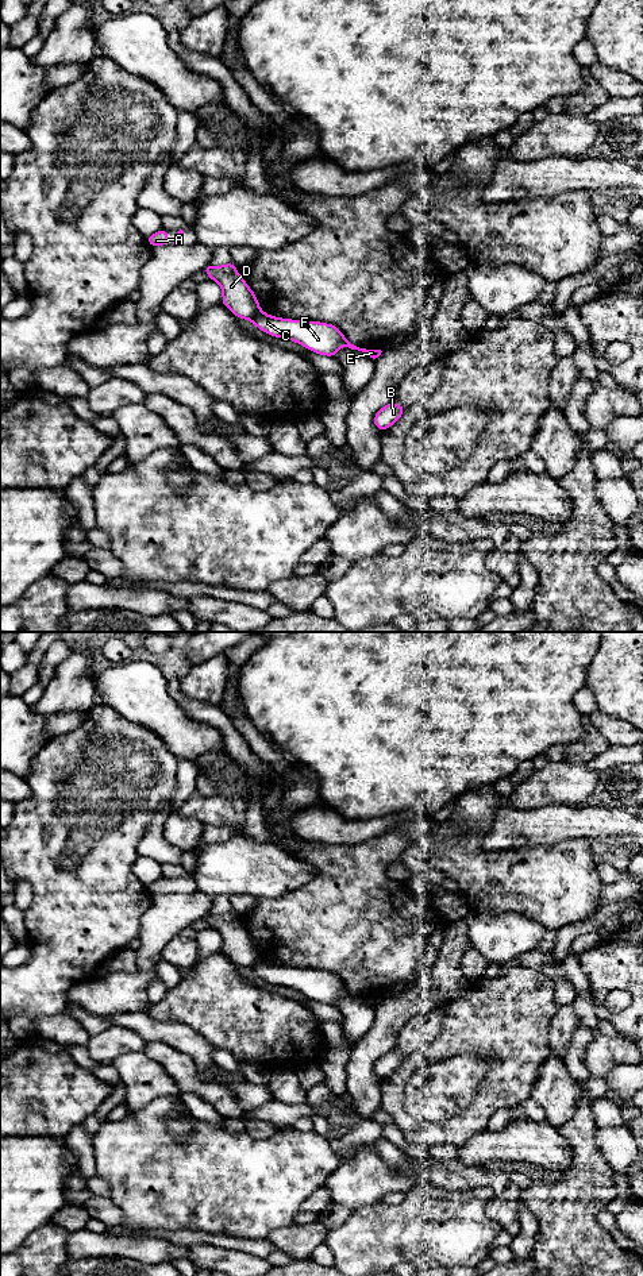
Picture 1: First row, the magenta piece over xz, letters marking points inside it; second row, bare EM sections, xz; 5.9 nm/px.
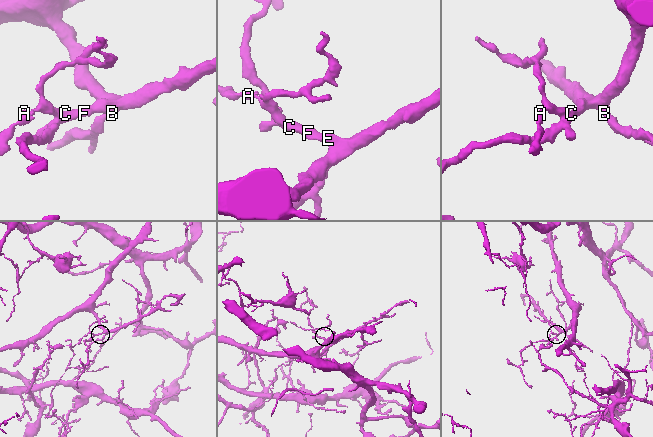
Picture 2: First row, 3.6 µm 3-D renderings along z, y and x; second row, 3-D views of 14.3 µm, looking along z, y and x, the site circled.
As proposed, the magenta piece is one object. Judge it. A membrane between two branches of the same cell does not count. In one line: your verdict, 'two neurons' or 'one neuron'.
two neurons

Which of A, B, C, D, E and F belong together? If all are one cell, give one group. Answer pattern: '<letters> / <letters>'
A D / B C E F

